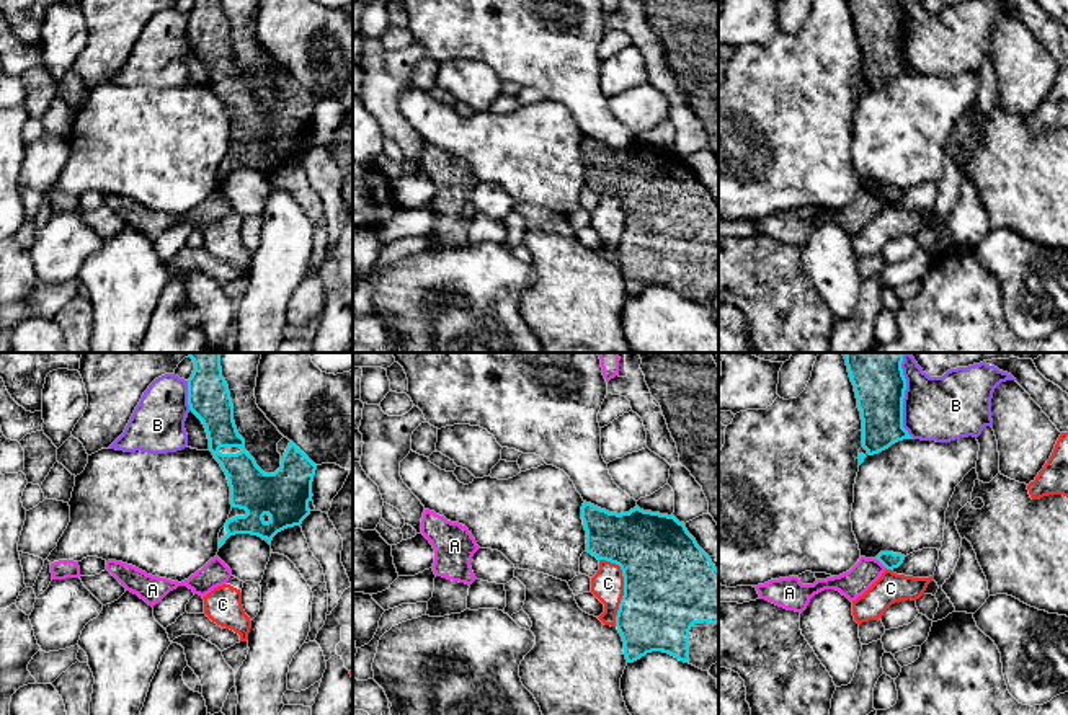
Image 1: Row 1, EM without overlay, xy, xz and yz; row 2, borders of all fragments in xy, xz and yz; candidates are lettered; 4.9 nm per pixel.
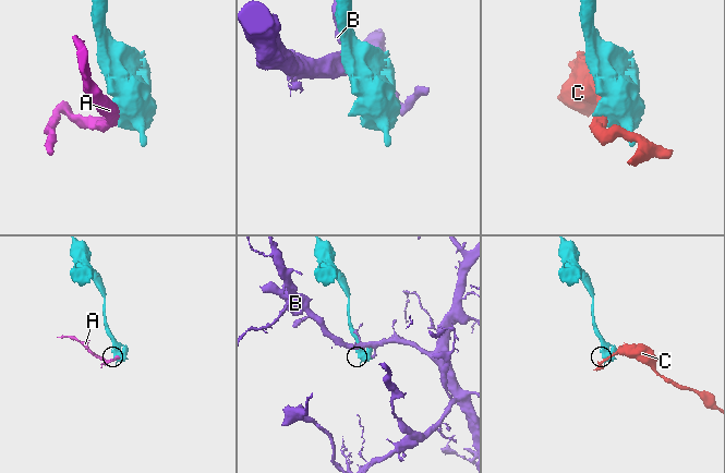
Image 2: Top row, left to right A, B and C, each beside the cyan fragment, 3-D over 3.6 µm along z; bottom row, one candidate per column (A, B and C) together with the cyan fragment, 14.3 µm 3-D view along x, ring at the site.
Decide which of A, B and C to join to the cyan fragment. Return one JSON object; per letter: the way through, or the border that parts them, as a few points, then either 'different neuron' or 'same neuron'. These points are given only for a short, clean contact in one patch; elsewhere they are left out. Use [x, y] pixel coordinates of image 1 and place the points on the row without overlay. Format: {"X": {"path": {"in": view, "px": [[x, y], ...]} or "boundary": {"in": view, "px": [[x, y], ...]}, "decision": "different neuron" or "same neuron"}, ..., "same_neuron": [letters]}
{"A": {"boundary": {"in": "yz", "px": [[877, 193], [885, 201]]}, "decision": "different neuron"}, "B": {"decision": "different neuron"}, "C": {"decision": "different neuron"}, "same_neuron": []}

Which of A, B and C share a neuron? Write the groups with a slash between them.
A / B / C

